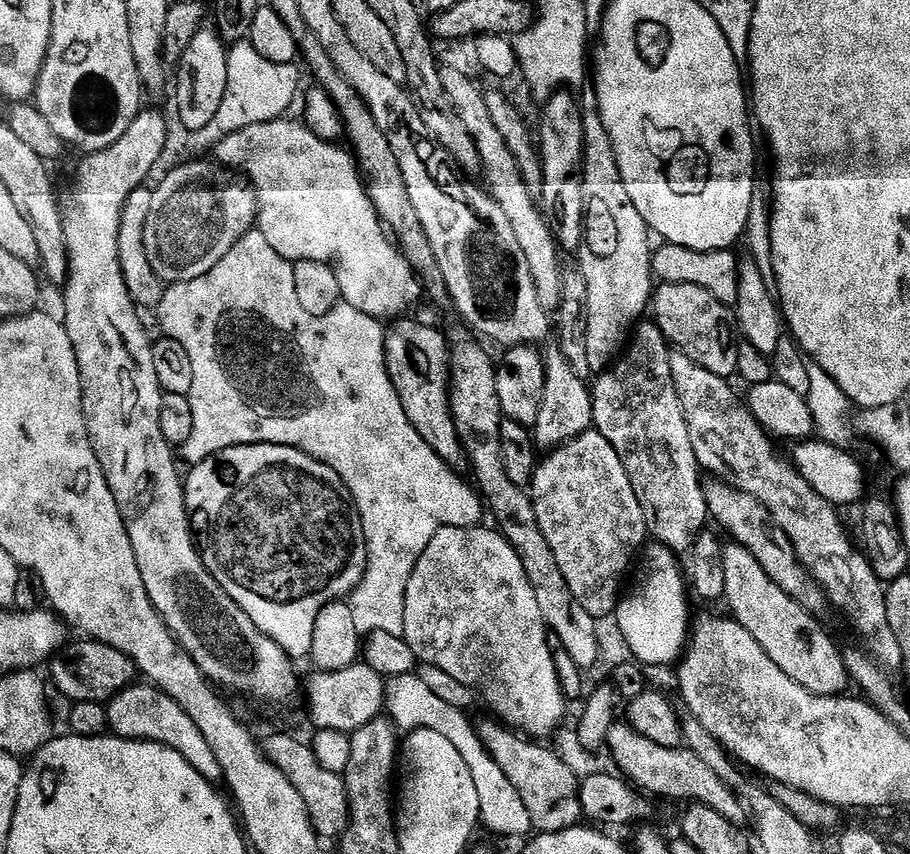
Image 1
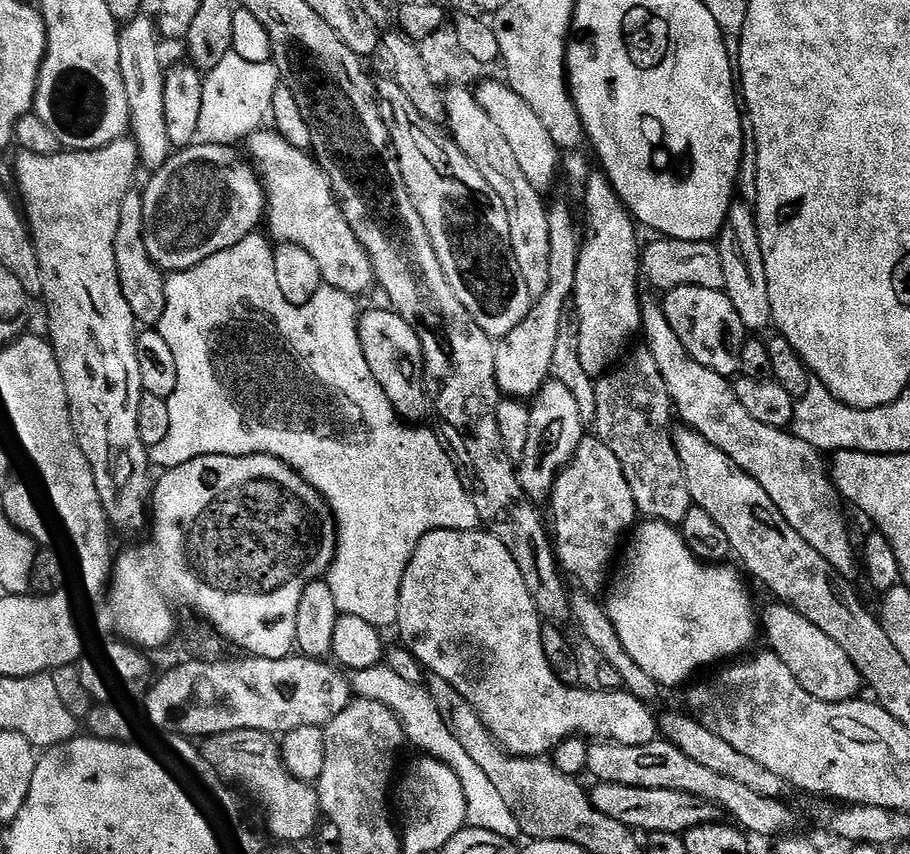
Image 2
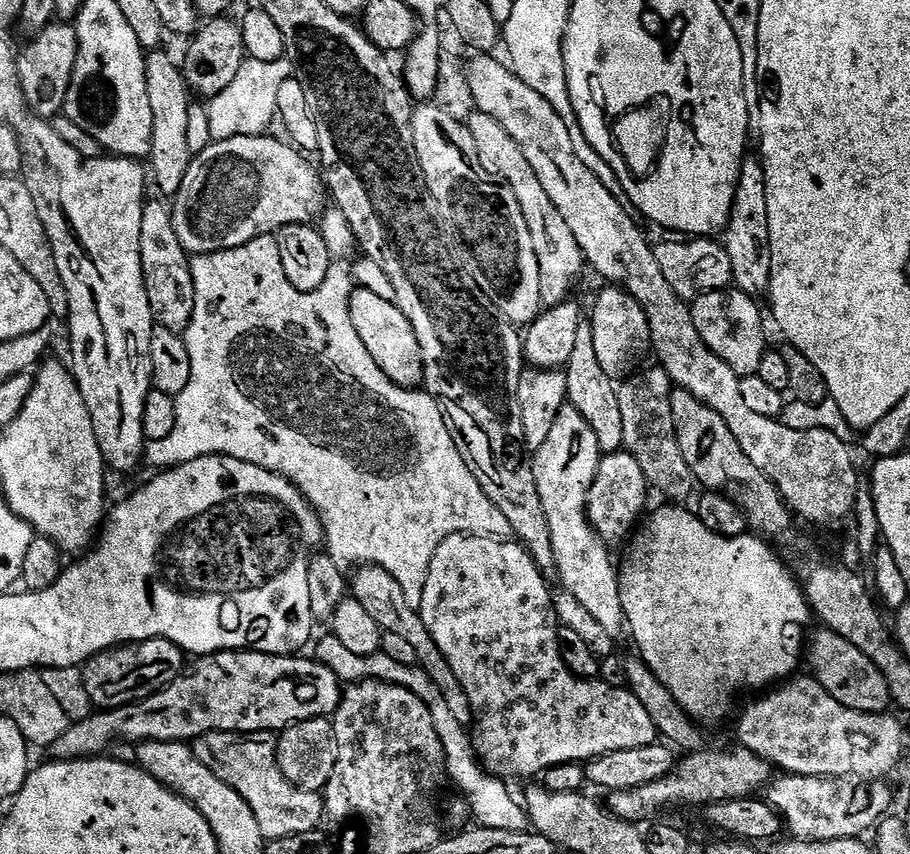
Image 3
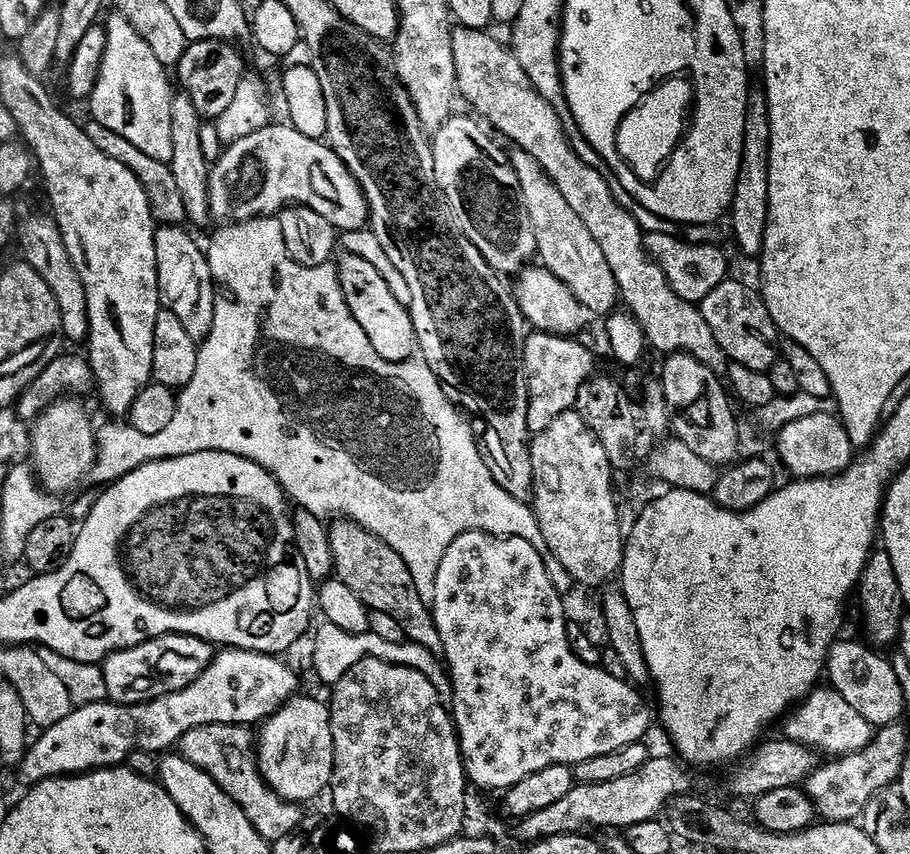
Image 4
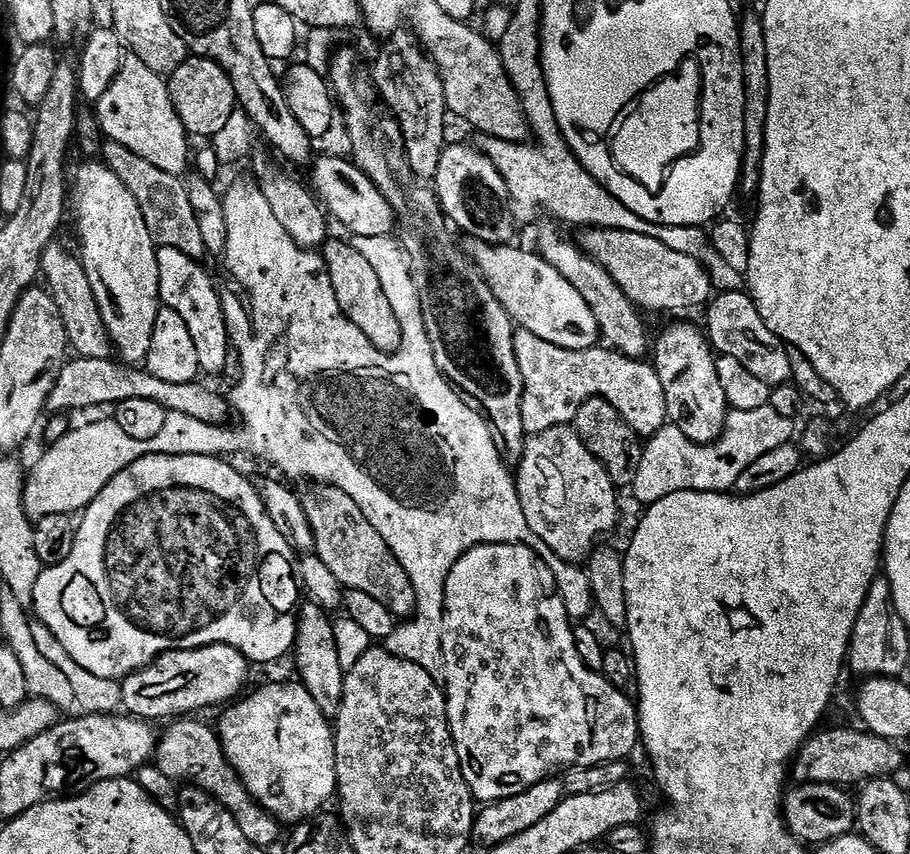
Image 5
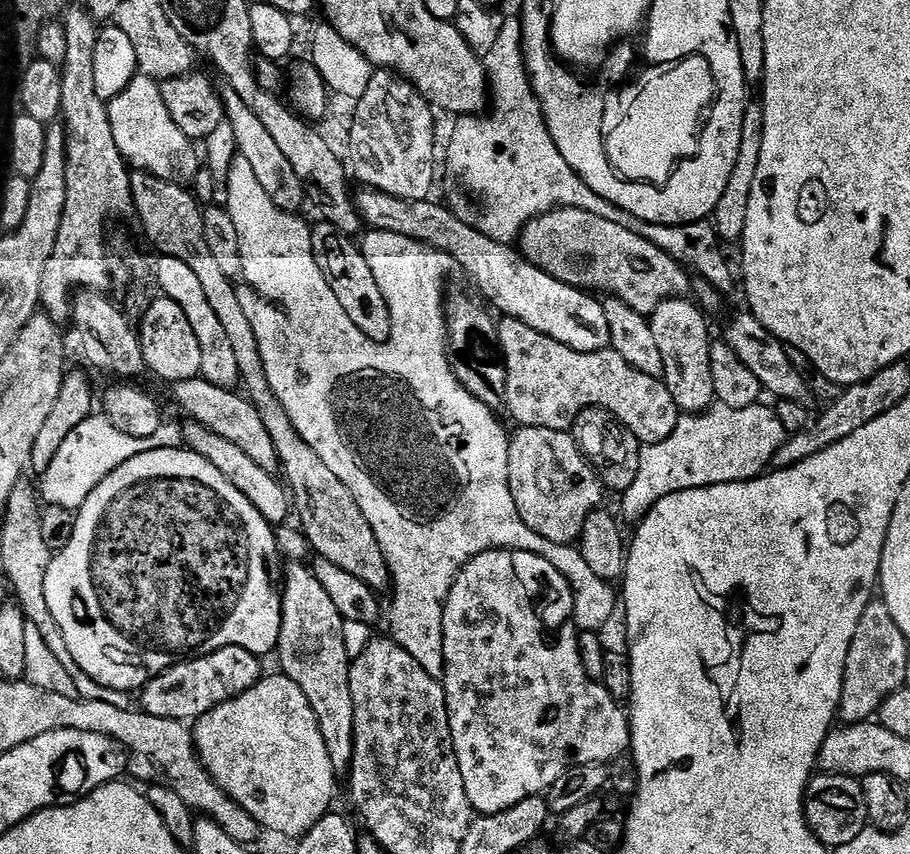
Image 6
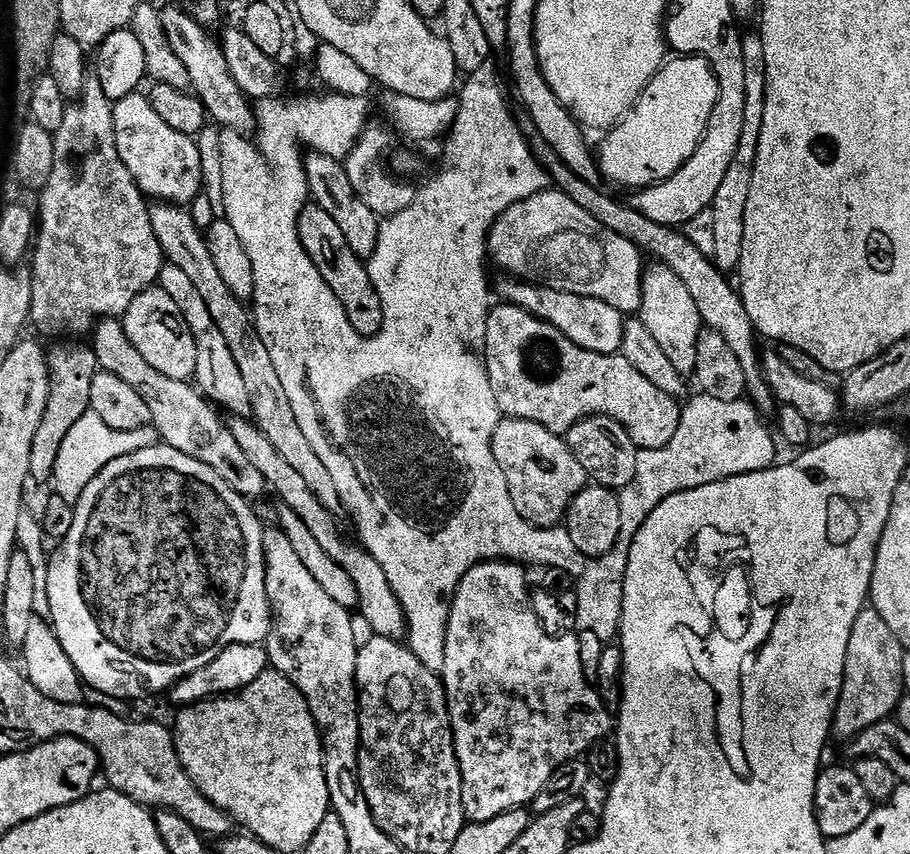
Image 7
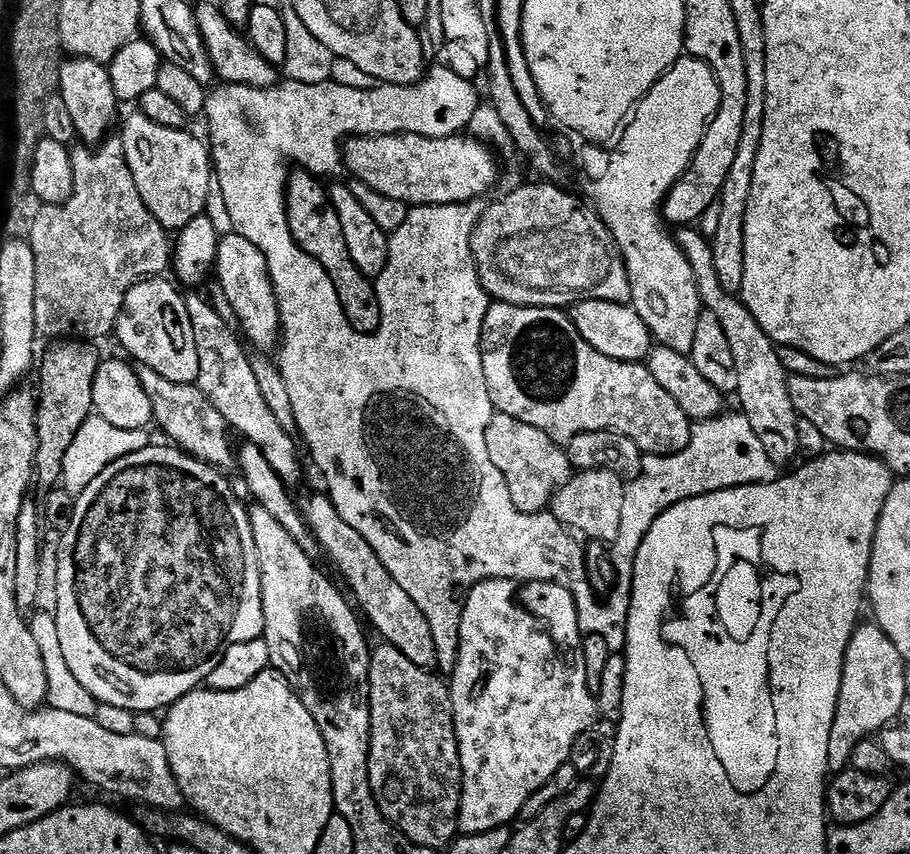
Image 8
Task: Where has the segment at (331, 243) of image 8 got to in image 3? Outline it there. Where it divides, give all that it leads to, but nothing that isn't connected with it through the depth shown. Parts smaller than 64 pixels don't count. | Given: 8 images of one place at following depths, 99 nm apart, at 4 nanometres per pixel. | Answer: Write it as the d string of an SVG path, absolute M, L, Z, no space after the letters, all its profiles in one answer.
M353 287L350 298L350 320L354 322L354 330L358 330L358 338L362 338L362 346L370 350L370 358L378 362L382 374L403 388L419 389L424 383L424 359L422 346L418 346L418 338L414 334L414 326L402 314L400 307L391 299L383 300L372 288Z

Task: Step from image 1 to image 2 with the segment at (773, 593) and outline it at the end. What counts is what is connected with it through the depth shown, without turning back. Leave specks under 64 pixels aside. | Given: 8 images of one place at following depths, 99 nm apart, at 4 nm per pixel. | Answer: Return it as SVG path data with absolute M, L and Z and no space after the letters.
M772 602L768 609L762 612L762 628L768 631L768 638L772 642L771 651L776 654L793 671L793 674L800 683L814 694L822 702L837 704L847 700L855 700L861 695L862 677L859 669L827 634L822 634L814 622L802 618L793 608L786 604Z

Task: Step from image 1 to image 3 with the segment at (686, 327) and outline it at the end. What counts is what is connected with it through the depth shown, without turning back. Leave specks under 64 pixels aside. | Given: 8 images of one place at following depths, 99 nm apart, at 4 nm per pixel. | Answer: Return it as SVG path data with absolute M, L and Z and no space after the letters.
M725 290L723 292L707 292L704 296L697 296L691 301L692 321L698 330L698 334L702 338L702 342L706 342L706 346L714 354L718 354L718 358L722 358L722 362L726 362L726 366L730 366L730 370L734 370L737 376L755 376L758 366L762 366L762 358L766 351L764 345L764 316L760 313L760 308L753 297L739 290Z

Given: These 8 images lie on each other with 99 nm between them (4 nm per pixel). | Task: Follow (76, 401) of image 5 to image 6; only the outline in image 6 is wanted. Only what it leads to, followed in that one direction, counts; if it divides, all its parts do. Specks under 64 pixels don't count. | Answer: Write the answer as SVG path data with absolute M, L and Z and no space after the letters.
M202 378L178 380L171 385L171 388L177 406L188 415L187 419L191 423L206 426L214 430L218 438L226 438L226 442L234 442L234 446L243 450L263 470L273 474L281 471L278 450L274 450L274 442L262 422L262 414L258 414L258 410L247 395L230 388L214 386L214 382L206 382Z

